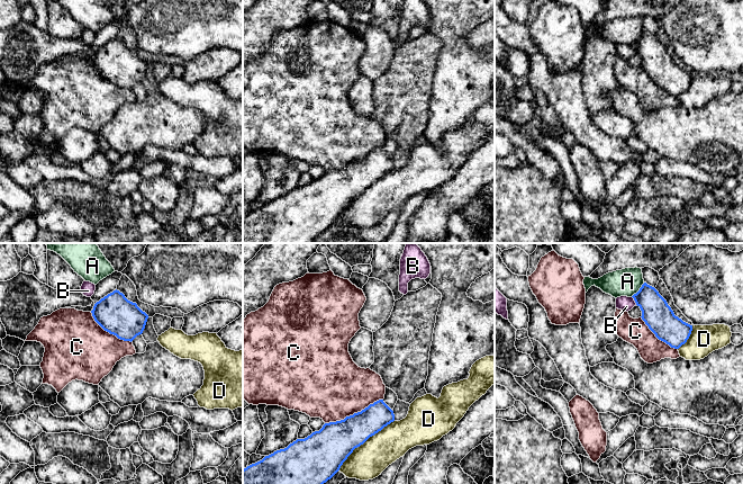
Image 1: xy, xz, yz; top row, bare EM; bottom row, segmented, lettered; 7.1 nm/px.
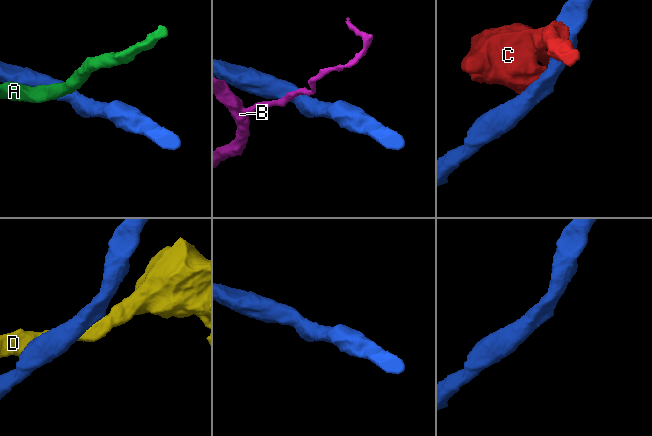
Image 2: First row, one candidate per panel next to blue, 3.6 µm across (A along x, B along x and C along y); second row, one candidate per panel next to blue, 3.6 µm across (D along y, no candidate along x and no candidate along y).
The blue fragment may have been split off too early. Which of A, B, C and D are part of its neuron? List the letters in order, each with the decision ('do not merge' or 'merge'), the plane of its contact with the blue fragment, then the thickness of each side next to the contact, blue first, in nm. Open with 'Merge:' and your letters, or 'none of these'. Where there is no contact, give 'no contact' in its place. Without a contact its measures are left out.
Merge: B
A: do not merge | yz | 220/200 nm
B: merge | yz | 220/110 nm
C: do not merge | xz | 280/480 nm
D: do not merge | xz | 280/260 nm

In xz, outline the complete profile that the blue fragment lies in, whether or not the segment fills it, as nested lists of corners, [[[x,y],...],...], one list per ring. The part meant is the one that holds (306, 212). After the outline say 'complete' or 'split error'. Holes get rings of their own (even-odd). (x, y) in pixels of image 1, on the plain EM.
[[[379,147],[344,168],[325,171],[319,179],[244,216],[243,243],[312,243],[339,218],[355,196],[393,169],[393,159]]] | complete

